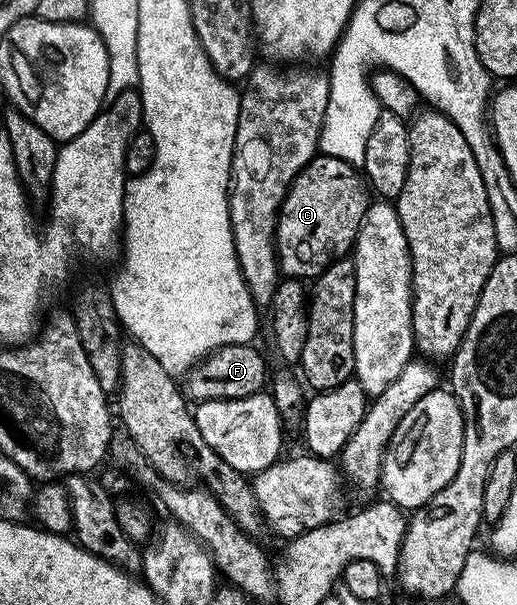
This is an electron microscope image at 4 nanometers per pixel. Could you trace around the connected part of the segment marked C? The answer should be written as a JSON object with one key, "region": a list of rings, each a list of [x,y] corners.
{"region":[[[319,153],[297,173],[291,182],[291,188],[279,207],[279,220],[275,230],[275,251],[279,254],[279,269],[284,276],[300,281],[313,281],[319,274],[334,263],[344,258],[354,248],[359,226],[369,206],[369,187],[364,176],[352,163],[341,161],[337,157]]]}

